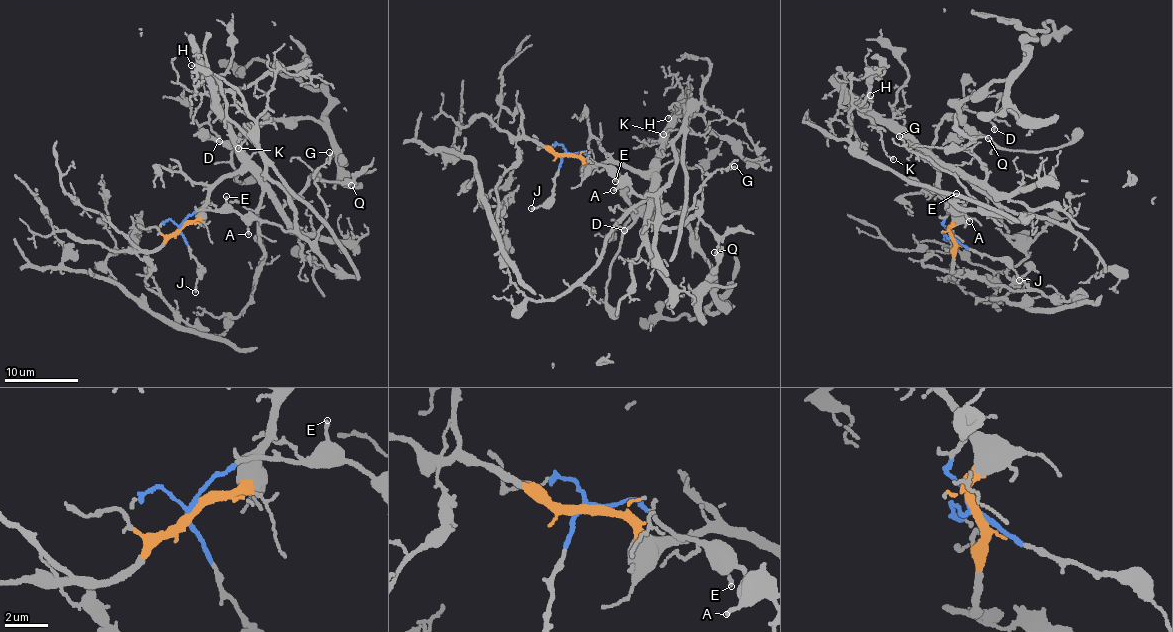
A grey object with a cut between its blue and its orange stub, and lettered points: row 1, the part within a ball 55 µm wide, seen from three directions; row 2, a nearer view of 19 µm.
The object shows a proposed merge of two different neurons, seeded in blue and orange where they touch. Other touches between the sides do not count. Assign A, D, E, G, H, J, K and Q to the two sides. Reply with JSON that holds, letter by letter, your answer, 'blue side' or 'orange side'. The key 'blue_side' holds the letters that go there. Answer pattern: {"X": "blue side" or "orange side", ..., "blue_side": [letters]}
{"A": "blue side", "D": "orange side", "E": "blue side", "G": "blue side", "H": "orange side", "J": "blue side", "K": "orange side", "Q": "orange side", "blue_side": ["A", "E", "G", "J"]}

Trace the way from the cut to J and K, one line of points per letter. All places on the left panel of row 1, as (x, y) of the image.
J: (180, 226), (201, 268), (195, 292)
K: (180, 226), (198, 219), (216, 184), (239, 168), (213, 98), (217, 90), (228, 90), (255, 122), (237, 148)

